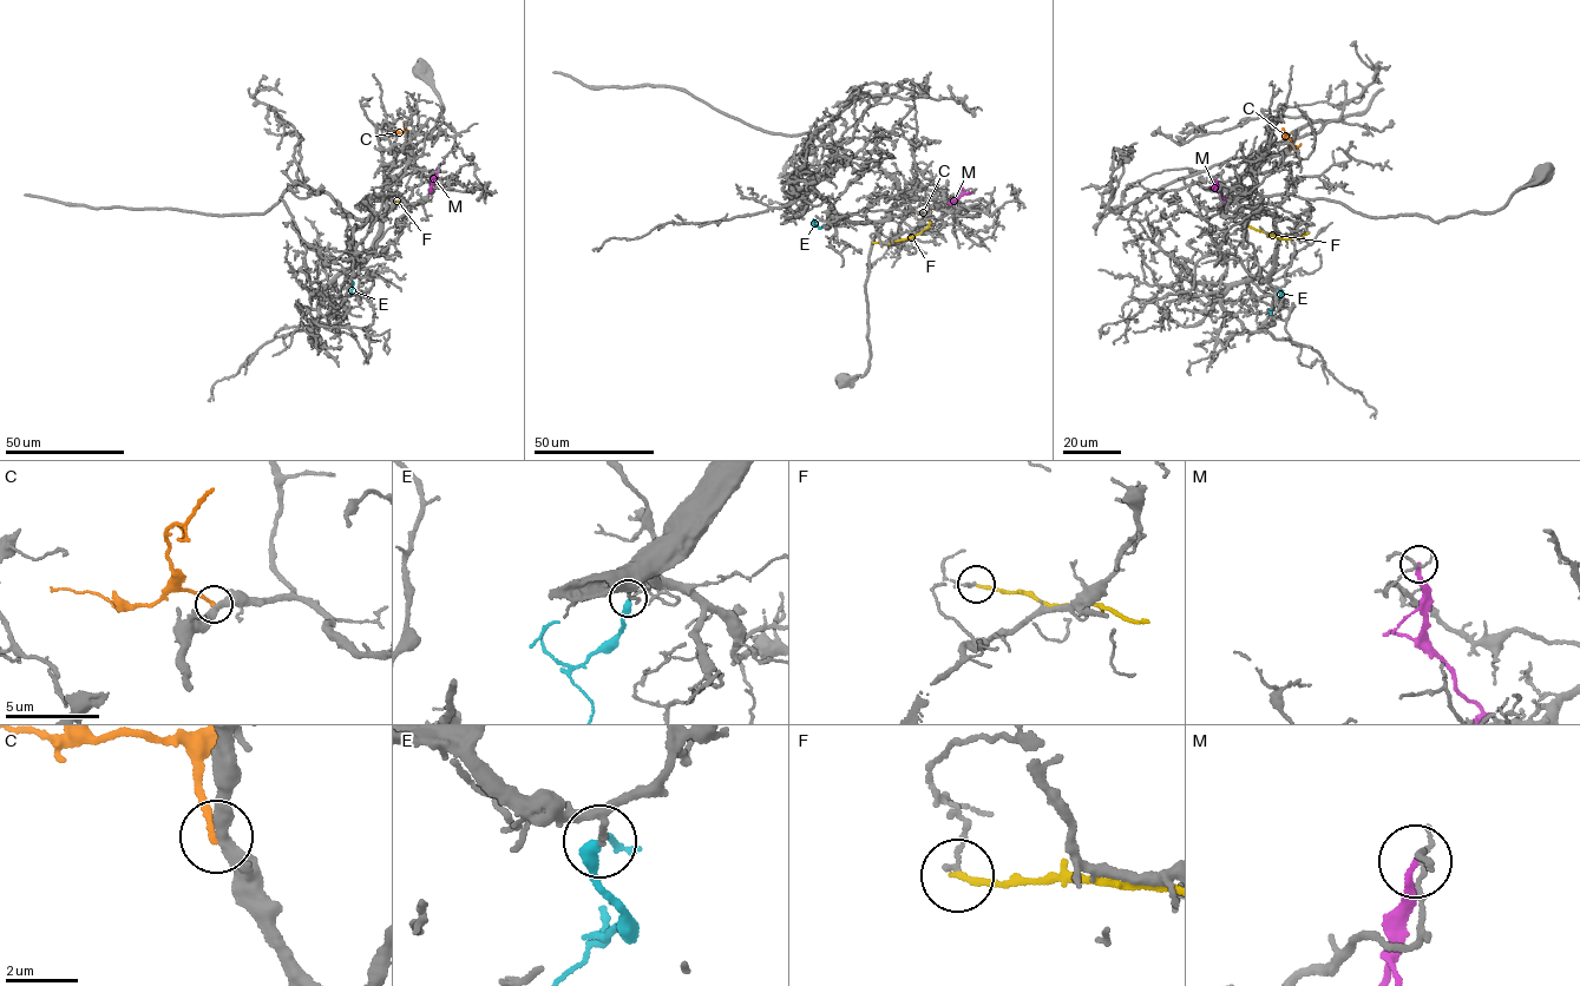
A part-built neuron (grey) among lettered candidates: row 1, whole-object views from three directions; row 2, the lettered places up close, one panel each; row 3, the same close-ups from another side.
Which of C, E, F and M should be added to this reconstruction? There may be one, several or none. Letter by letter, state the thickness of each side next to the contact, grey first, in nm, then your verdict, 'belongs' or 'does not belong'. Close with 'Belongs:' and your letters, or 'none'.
C: 360/200 nm | does not belong
E: 160/360 nm | belongs
F: 140/170 nm | does not belong
M: 110/190 nm | does not belong
Belongs: E

